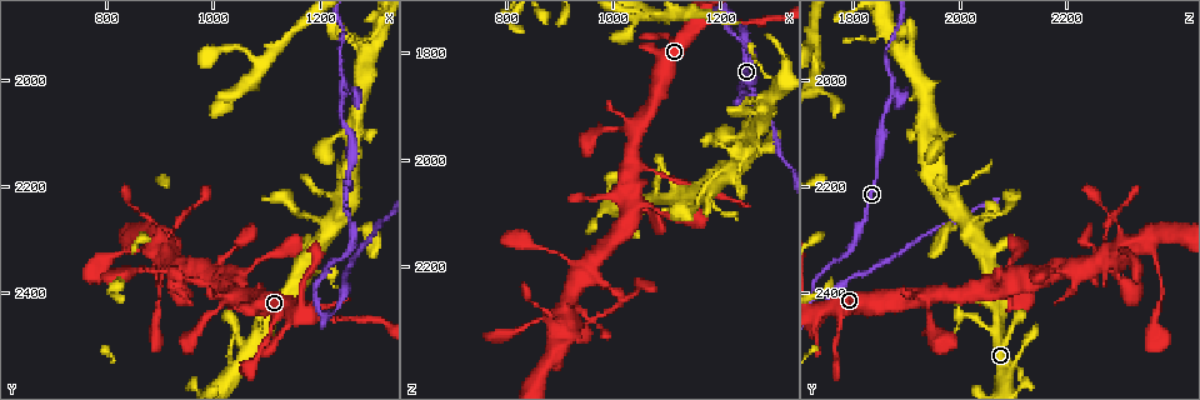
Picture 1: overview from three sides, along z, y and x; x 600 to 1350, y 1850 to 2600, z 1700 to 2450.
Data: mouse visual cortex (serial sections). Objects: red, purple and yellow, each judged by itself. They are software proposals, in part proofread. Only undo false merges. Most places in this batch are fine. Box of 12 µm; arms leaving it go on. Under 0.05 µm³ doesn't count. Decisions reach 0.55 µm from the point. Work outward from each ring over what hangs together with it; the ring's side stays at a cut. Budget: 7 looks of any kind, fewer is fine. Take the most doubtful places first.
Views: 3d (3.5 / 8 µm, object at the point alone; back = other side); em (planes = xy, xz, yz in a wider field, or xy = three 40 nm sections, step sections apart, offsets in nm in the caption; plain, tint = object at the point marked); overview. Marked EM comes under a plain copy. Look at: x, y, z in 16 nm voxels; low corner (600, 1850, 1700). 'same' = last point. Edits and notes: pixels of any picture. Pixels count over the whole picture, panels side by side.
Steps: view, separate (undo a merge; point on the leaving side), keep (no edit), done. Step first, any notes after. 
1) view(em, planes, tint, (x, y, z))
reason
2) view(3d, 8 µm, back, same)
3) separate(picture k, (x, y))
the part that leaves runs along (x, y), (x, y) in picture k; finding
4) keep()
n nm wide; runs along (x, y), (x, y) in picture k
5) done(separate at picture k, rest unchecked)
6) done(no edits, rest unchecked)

view(3d, 3.5 µm, (1245, 2015, 1880))
abrupt turn

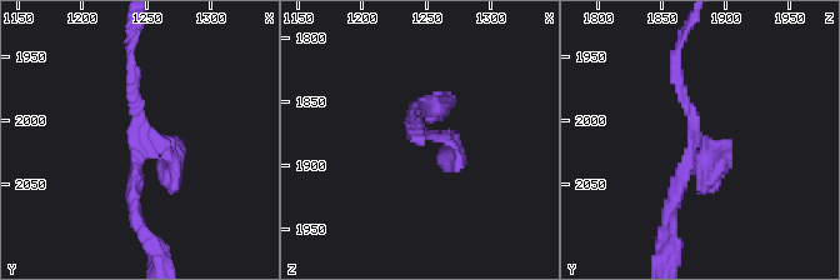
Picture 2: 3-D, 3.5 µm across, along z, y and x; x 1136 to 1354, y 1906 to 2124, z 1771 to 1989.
view(em, xy, step 2, tint, (1248, 2018, 1876))
now the EM

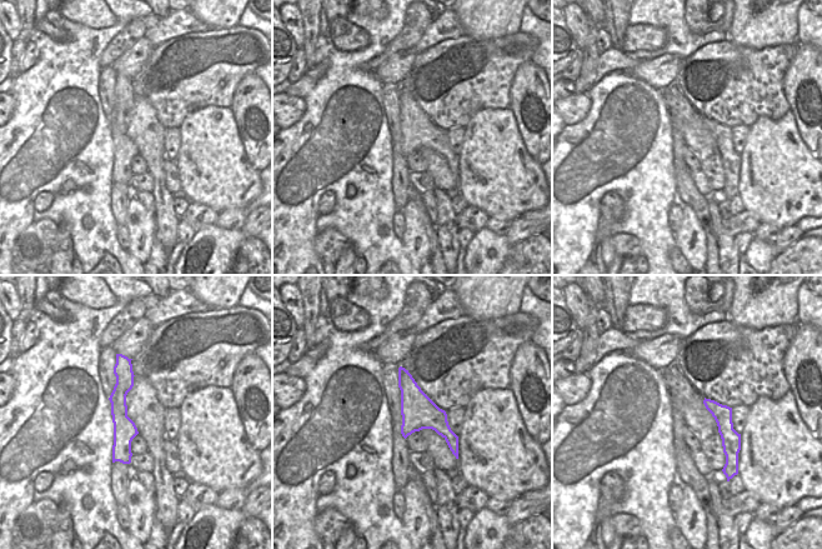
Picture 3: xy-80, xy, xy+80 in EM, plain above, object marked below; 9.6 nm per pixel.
keep()
all the same cell

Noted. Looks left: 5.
view(3d, 3.5 µm, (1035, 2400, 2015))
thin arm on a thick one

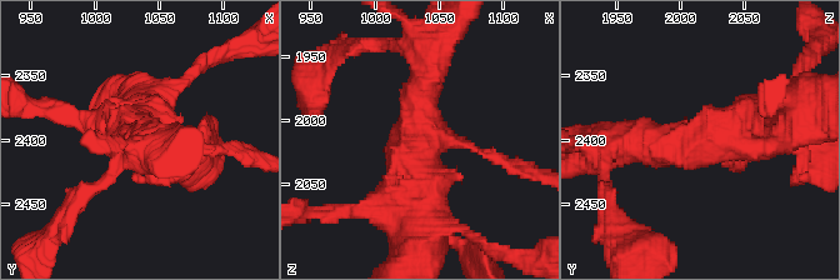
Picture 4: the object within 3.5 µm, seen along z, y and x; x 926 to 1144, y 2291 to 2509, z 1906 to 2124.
keep()
runs along (611, 144), (775, 125) in picture 4; one cell here

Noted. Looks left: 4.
view(em, xy, step 3, tint, (930, 2335, 2295))
two arms at a narrow angle

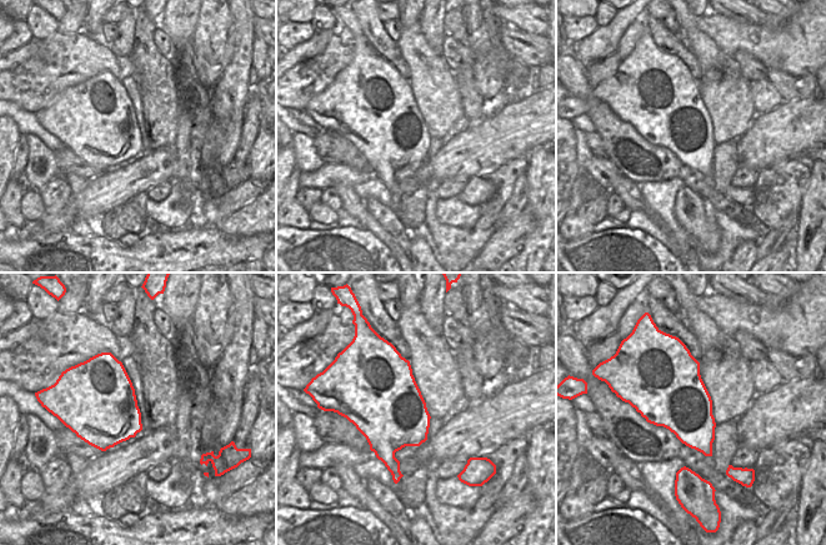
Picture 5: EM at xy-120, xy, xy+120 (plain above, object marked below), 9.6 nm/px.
view(3d, 3.5 µm, same)

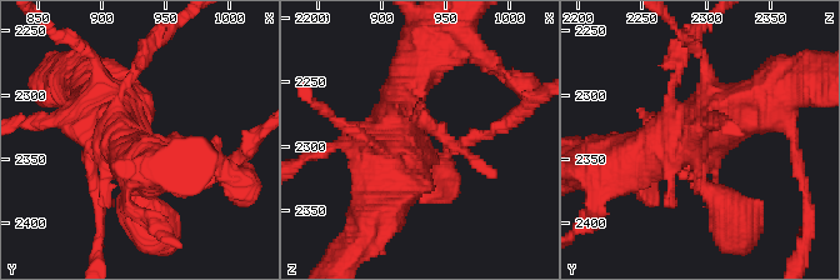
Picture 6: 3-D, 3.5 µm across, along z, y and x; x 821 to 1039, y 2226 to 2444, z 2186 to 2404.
keep()
runs along (624, 165), (765, 108) in picture 6; continuous, no second cell

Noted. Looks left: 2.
done(no edits, rest unchecked)

